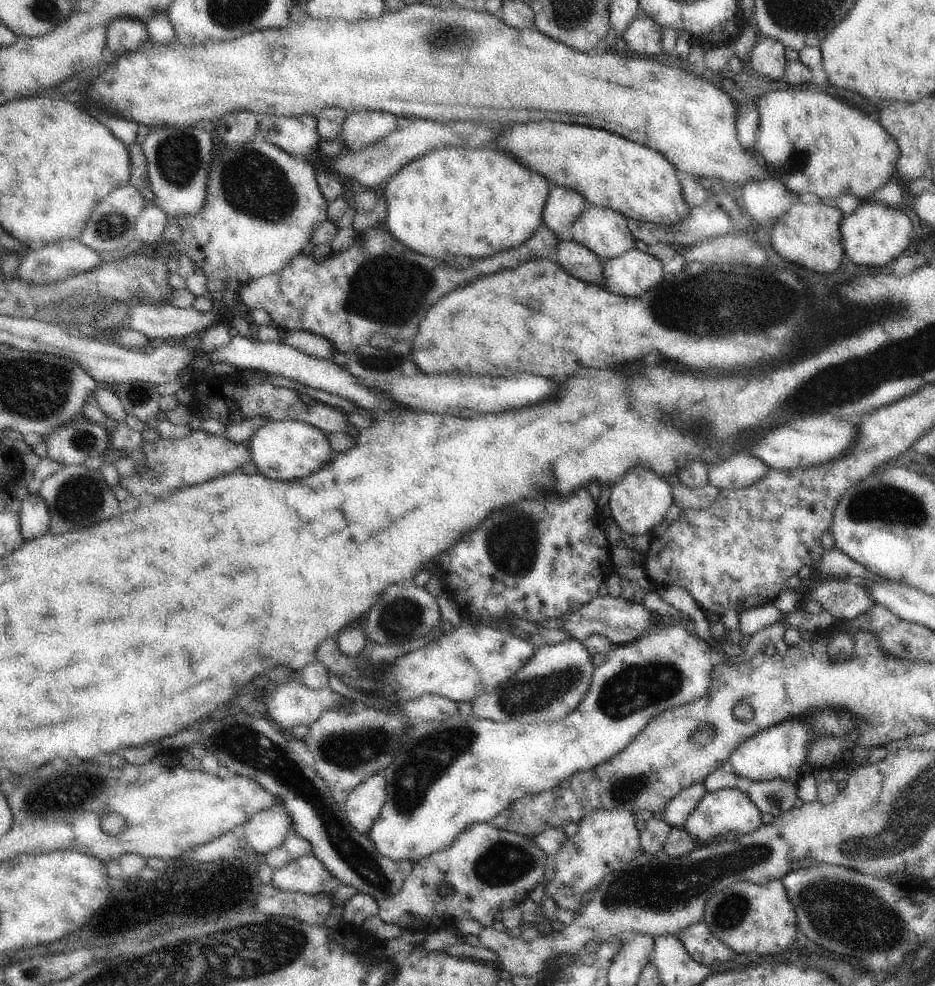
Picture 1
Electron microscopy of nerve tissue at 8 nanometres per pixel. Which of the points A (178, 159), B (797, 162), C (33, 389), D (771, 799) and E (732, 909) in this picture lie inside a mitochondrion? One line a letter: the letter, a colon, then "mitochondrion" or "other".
A: mitochondrion
B: mitochondrion
C: mitochondrion
D: mitochondrion
E: mitochondrion

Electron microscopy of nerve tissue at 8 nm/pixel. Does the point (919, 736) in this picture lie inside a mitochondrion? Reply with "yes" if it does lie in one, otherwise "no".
no

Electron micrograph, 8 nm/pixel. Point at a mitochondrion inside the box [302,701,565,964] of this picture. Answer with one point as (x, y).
(429, 757)

